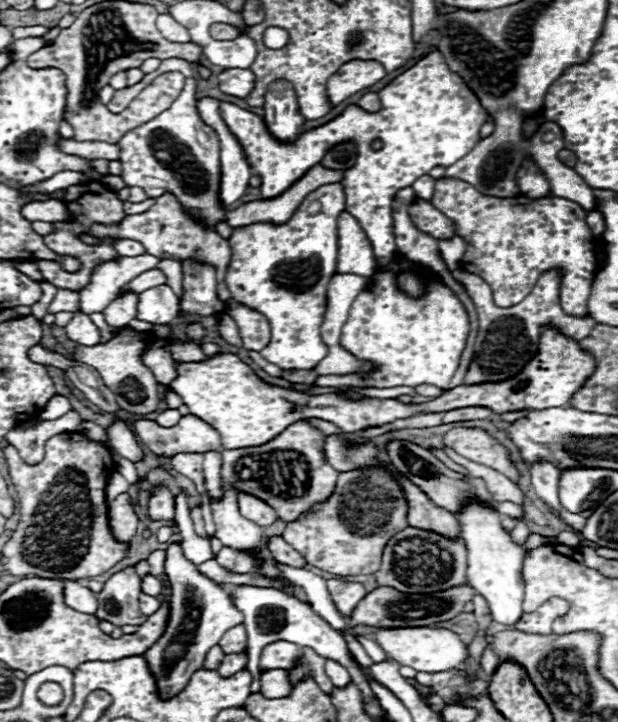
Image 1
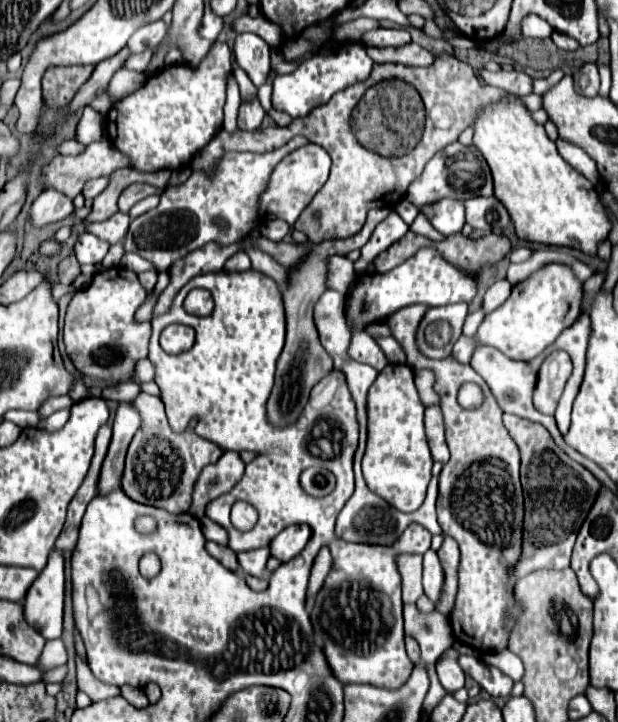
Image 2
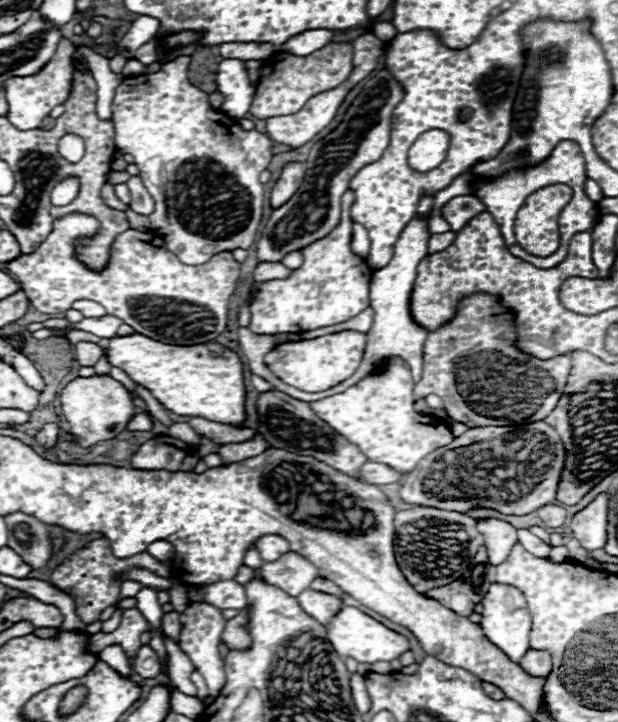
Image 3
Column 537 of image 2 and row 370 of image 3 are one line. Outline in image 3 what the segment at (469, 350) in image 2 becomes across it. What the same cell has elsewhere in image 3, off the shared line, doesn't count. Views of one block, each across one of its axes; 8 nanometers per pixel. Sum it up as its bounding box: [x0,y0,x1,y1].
[266,334,352,392]

